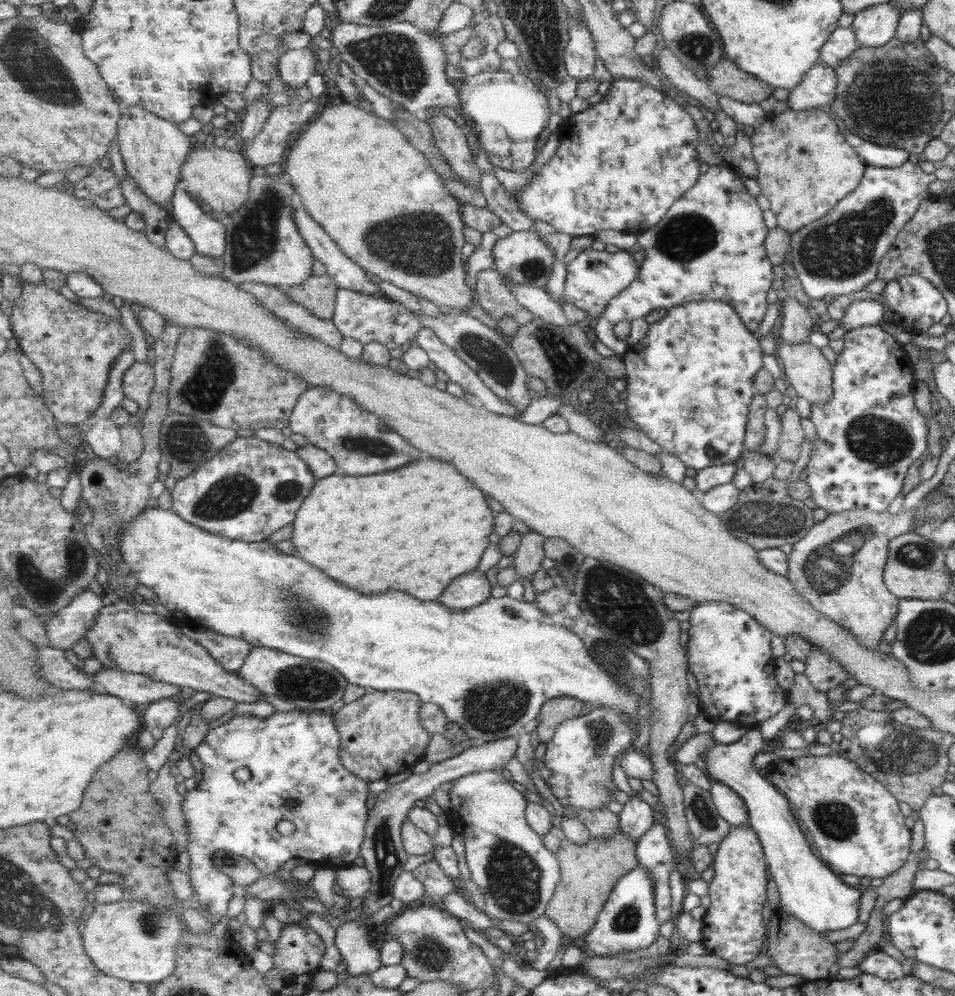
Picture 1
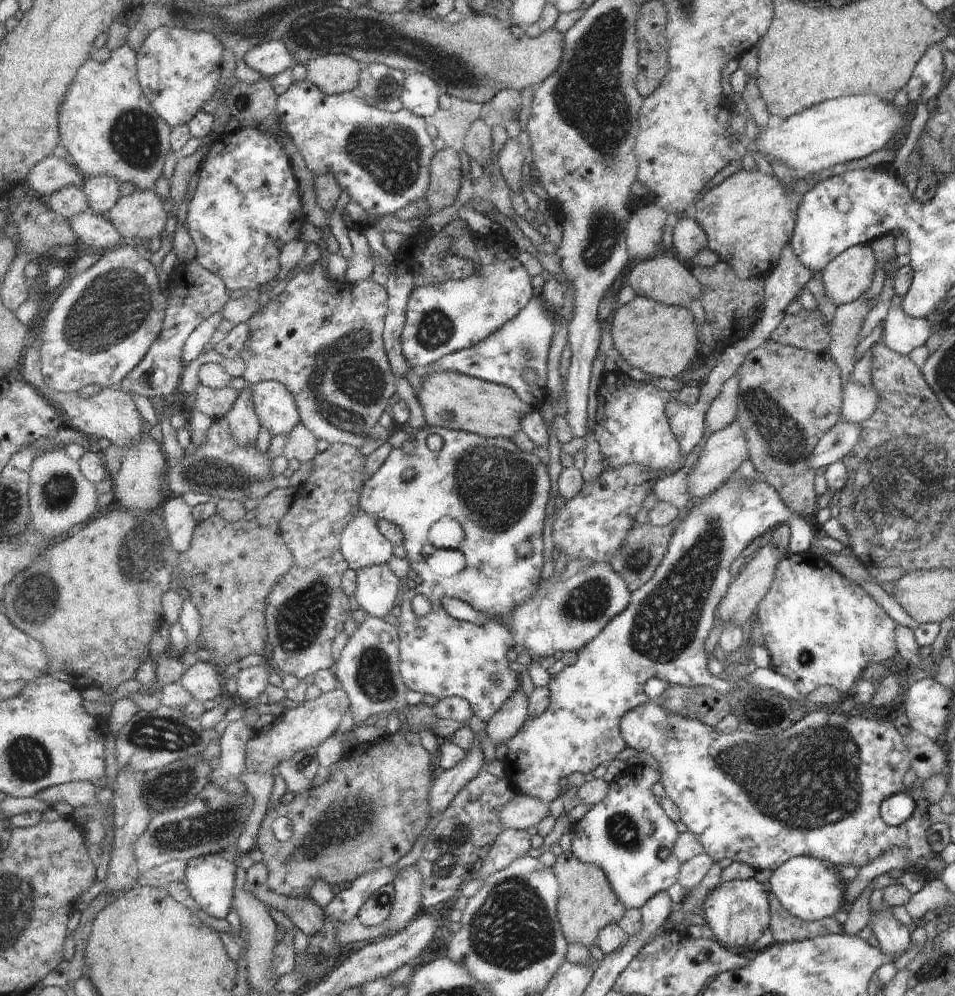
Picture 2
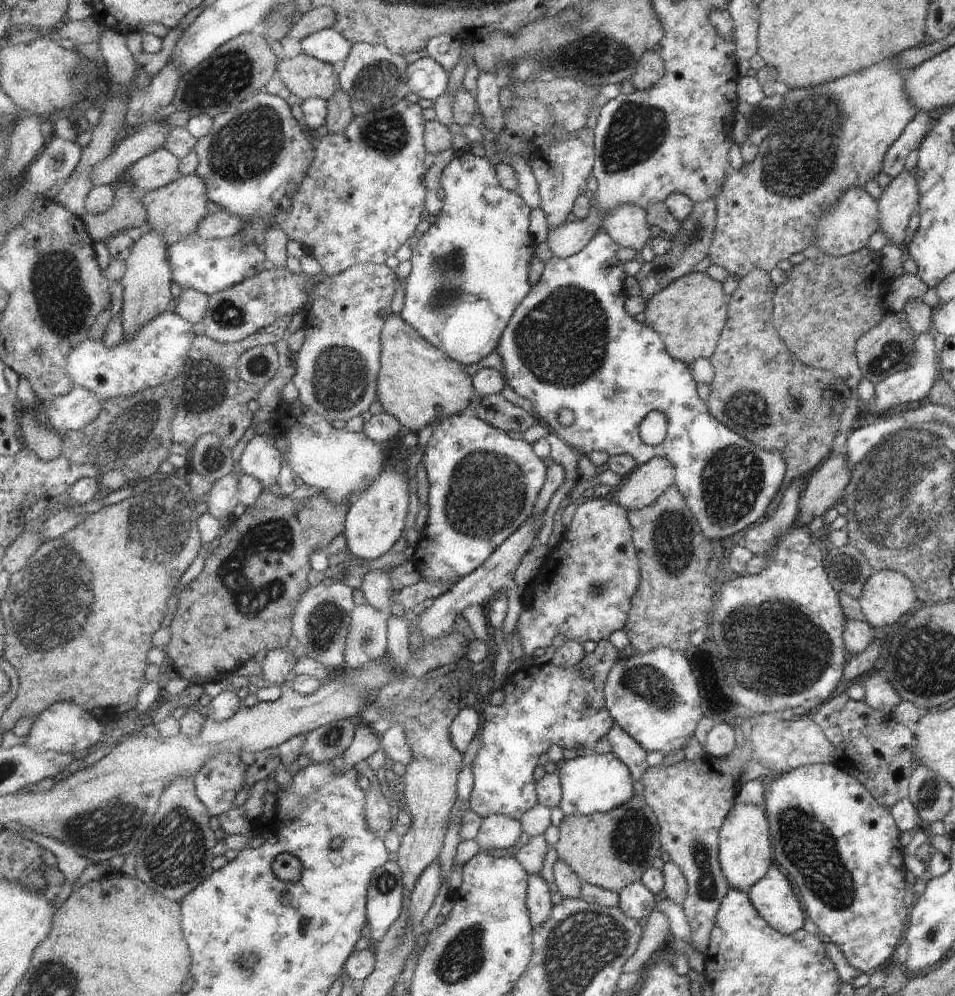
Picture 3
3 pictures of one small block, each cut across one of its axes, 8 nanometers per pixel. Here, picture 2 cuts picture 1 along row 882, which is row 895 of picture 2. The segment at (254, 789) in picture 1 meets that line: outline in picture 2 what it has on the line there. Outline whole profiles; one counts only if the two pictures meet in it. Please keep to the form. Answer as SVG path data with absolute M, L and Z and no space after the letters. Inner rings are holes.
M219 856L188 862L185 884L198 907L215 919L226 919L232 908L236 866Z

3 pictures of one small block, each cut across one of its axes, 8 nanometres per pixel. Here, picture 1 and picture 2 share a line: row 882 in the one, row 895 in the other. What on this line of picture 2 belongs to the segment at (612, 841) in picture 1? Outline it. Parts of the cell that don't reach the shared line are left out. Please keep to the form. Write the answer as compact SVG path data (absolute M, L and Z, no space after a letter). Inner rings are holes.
M571 850L563 851L556 858L553 868L560 878L561 900L558 905L558 918L564 936L568 942L577 942L587 947L596 946L601 930L624 919L628 911L627 906L613 890L604 869L581 861Z

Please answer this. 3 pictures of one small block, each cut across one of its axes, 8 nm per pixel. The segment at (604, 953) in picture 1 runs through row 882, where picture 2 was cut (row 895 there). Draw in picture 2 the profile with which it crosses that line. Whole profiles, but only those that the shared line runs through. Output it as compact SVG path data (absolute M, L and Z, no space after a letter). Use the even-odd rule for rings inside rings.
M641 764L627 767L619 779L610 783L607 798L599 804L591 805L582 820L571 826L574 838L571 851L581 861L601 866L605 870L613 890L627 909L641 909L653 896L679 883L682 863L676 856L676 841L680 839L680 834L677 824L667 816L659 800L651 792L651 788L659 781L660 769L653 770L651 766Z

